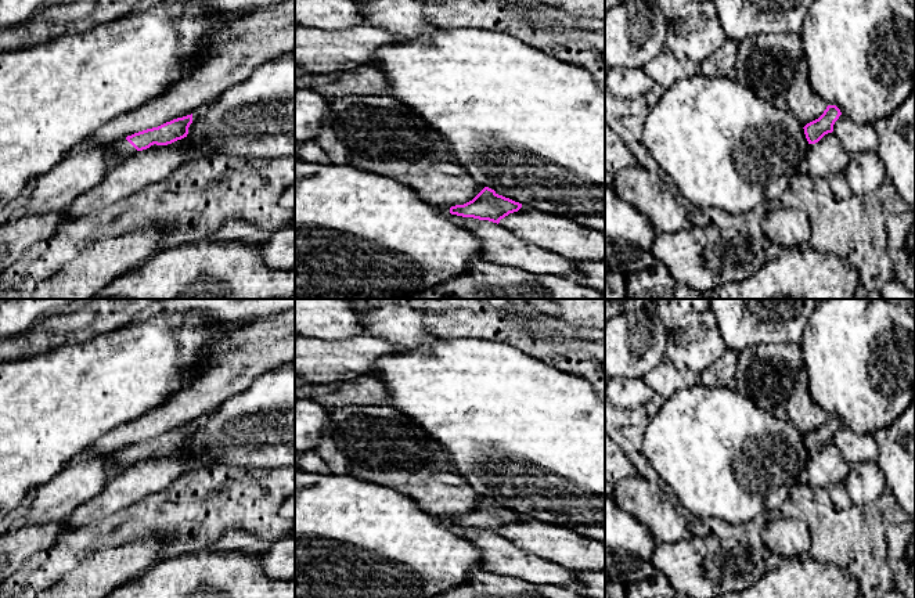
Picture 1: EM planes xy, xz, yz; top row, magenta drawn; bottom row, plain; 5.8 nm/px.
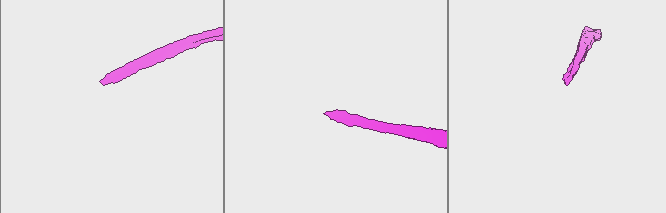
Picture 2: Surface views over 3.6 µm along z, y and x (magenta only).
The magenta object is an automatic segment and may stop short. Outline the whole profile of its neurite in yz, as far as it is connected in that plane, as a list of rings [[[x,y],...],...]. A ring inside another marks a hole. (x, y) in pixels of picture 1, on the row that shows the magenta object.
[[[828,105],[818,119],[807,123],[803,129],[808,144],[815,144],[825,134],[832,133],[833,125],[840,115],[842,112],[836,105]]]

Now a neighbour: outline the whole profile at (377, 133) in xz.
[[[389,94],[331,98],[314,141],[331,162],[395,179],[433,206],[464,205],[484,188],[458,162],[437,130]]]

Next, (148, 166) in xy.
[[[187,137],[167,145],[137,151],[116,166],[91,190],[80,194],[65,208],[65,221],[105,210],[119,201],[169,177],[190,158],[197,156],[201,147]]]

